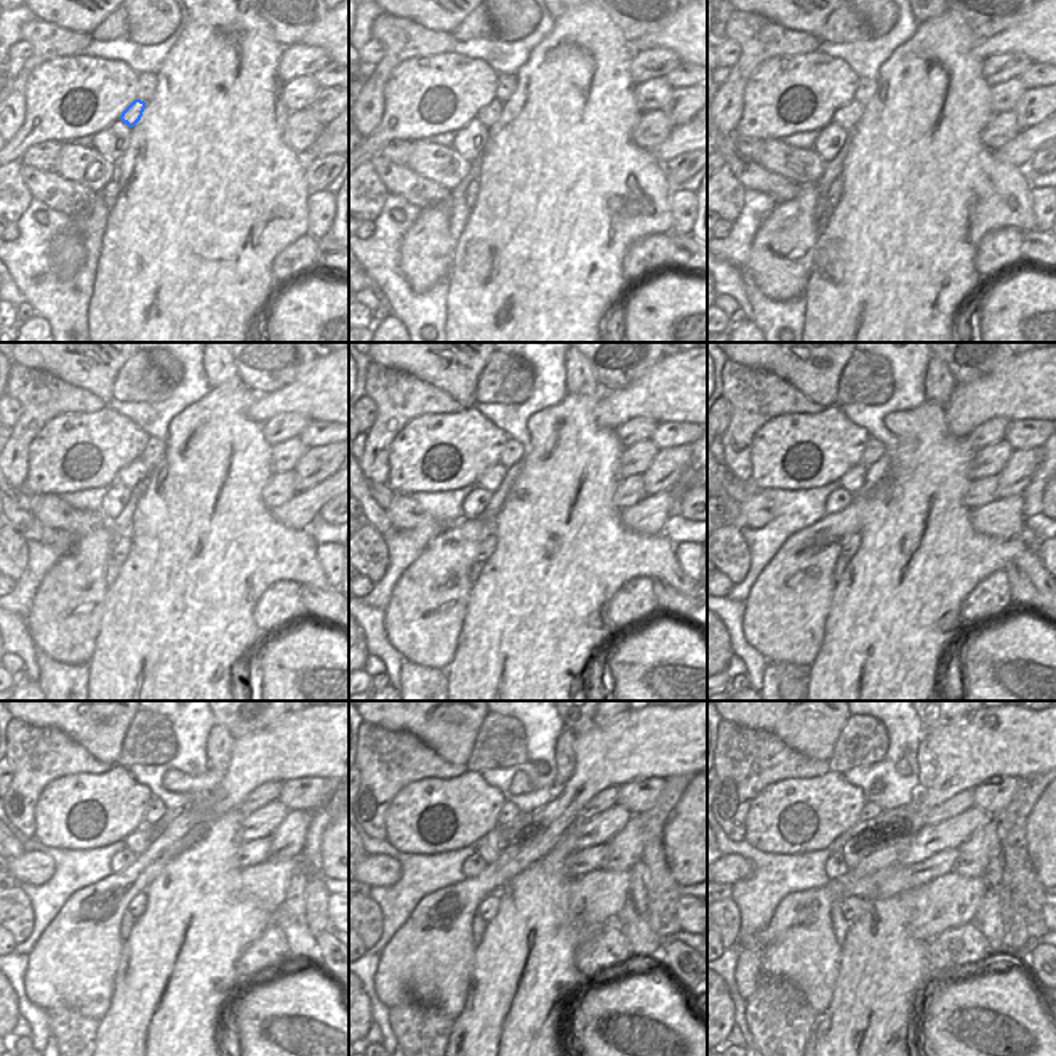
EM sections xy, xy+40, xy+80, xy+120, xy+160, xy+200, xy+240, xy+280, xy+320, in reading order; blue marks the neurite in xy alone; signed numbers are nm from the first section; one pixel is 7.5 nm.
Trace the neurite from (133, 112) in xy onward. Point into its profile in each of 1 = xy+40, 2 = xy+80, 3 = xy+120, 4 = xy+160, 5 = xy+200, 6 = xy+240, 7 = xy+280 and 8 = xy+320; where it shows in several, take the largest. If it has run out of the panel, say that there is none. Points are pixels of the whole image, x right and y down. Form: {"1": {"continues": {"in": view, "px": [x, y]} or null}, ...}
{"1": {"continues": {"in": "xy+40", "px": [488, 116]}}, "2": {"continues": {"in": "xy+80", "px": [847, 116]}}, "3": {"continues": {"in": "xy+120", "px": [135, 472]}}, "4": {"continues": {"in": "xy+160", "px": [490, 479]}}, "5": {"continues": {"in": "xy+200", "px": [853, 479]}}, "6": {"continues": {"in": "xy+240", "px": [140, 839]}}, "7": {"continues": {"in": "xy+280", "px": [490, 853]}}, "8": {"continues": {"in": "xy+320", "px": [852, 855]}}}

